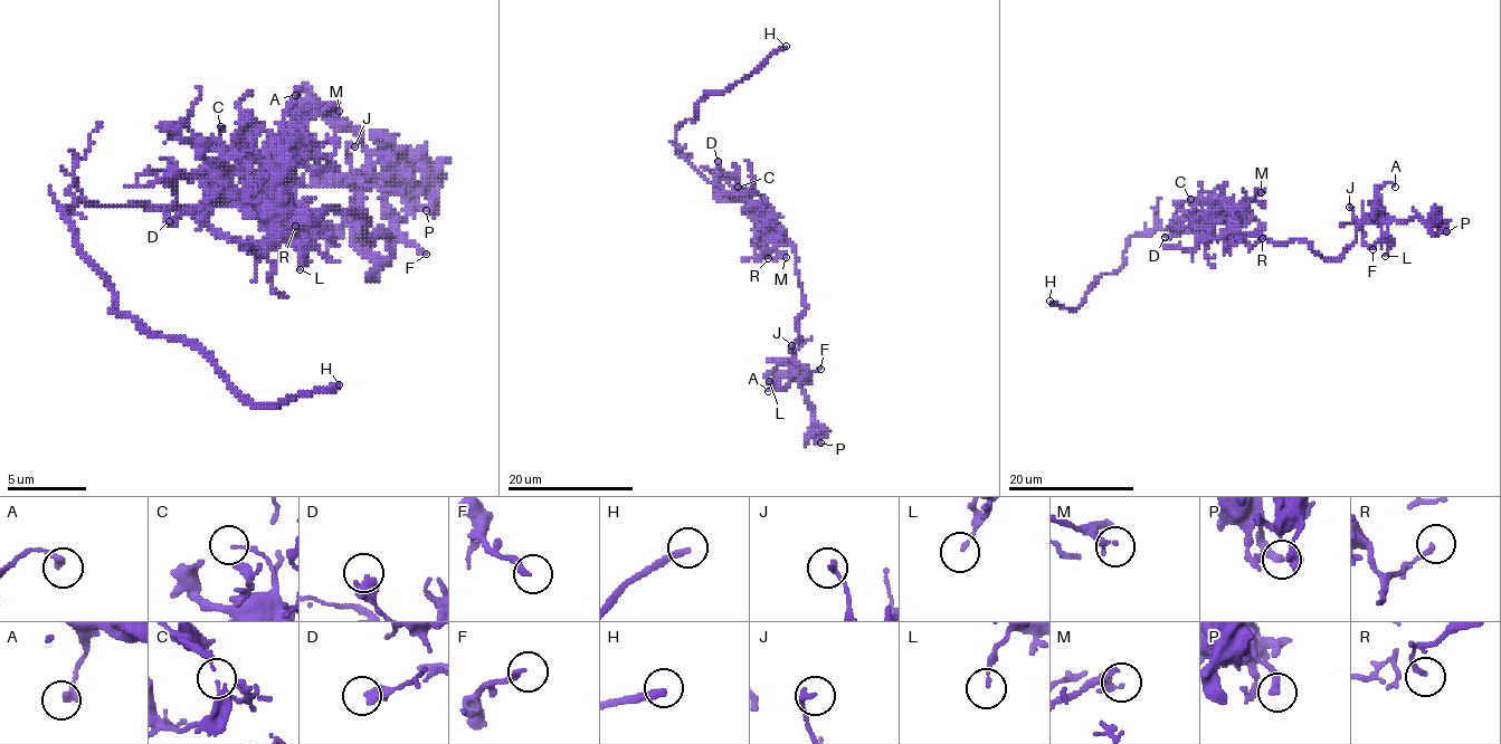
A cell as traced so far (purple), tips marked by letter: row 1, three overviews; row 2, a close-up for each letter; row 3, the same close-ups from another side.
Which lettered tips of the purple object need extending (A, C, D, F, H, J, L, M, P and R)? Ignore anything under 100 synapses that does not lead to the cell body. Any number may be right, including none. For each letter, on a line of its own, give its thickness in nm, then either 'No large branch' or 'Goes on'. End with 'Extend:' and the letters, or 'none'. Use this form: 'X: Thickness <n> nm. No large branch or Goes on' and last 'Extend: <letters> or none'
A: Thickness 280 nm. No large branch
C: Thickness 140 nm. No large branch
D: Thickness 480 nm. No large branch
F: Thickness 190 nm. No large branch
H: Thickness 280 nm. Goes on
J: Thickness 180 nm. No large branch
L: Thickness 130 nm. No large branch
M: Thickness 280 nm. No large branch
P: Thickness 300 nm. No large branch
R: Thickness 170 nm. No large branch
Extend: H

